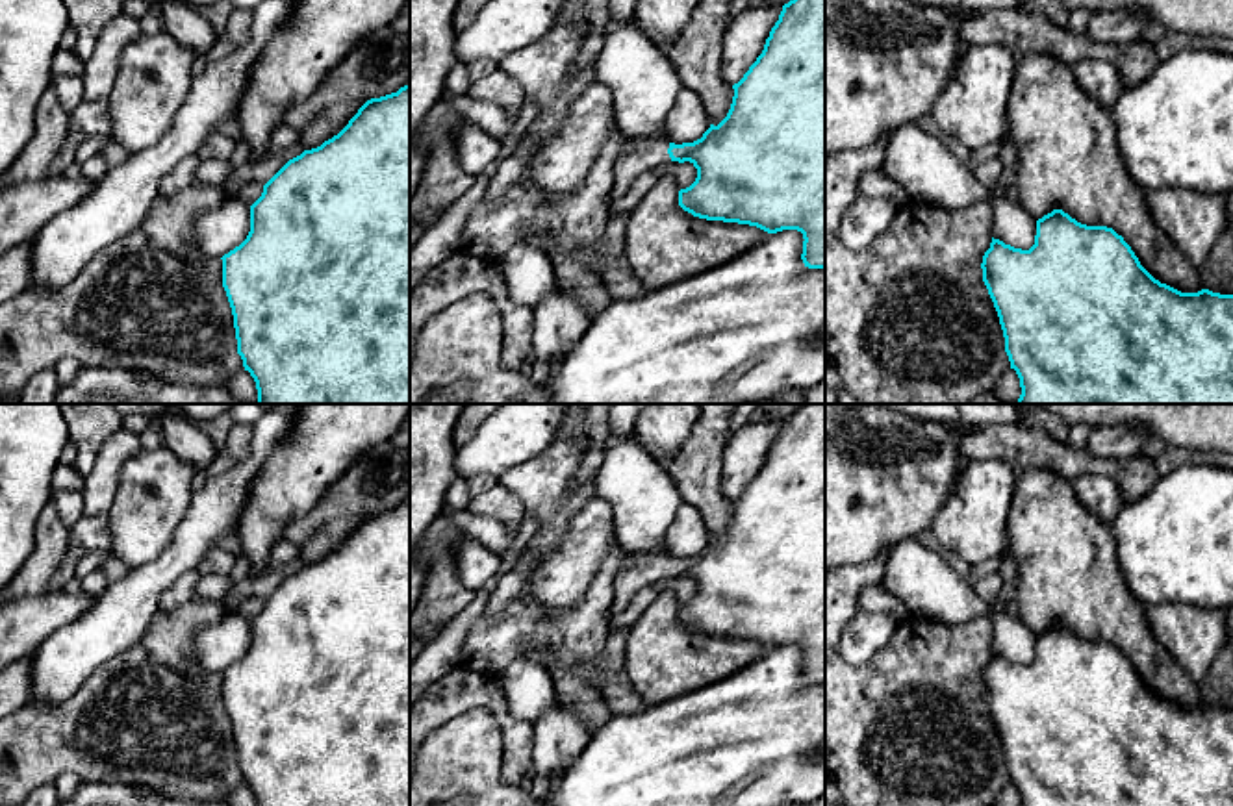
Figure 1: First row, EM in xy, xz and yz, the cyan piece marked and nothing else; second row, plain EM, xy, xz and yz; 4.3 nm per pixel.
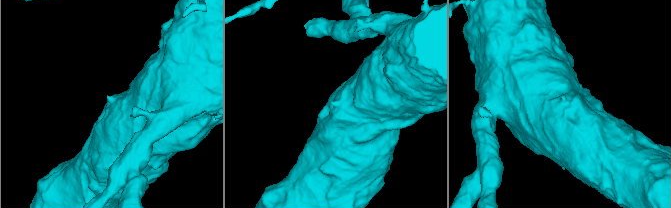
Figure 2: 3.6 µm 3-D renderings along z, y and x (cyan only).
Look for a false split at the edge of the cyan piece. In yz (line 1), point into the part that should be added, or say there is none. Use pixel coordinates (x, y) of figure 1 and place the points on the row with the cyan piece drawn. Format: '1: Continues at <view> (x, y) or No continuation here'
1: No continuation here

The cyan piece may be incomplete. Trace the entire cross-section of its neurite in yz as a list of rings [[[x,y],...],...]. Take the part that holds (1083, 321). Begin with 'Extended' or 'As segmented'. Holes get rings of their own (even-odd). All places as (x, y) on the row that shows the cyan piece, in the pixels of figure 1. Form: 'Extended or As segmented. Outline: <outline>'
As segmented. Outline: [[[1053,209],[1036,220],[1035,245],[1029,250],[1014,248],[992,237],[981,269],[999,317],[1011,369],[1020,378],[1022,395],[1018,404],[1233,404],[1233,295],[1209,289],[1181,293],[1161,283],[1140,265],[1131,246],[1112,228],[1087,226],[1062,209]]]

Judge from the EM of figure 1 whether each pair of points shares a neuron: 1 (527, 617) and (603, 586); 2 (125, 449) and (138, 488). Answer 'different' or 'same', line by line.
1: same
2: different

